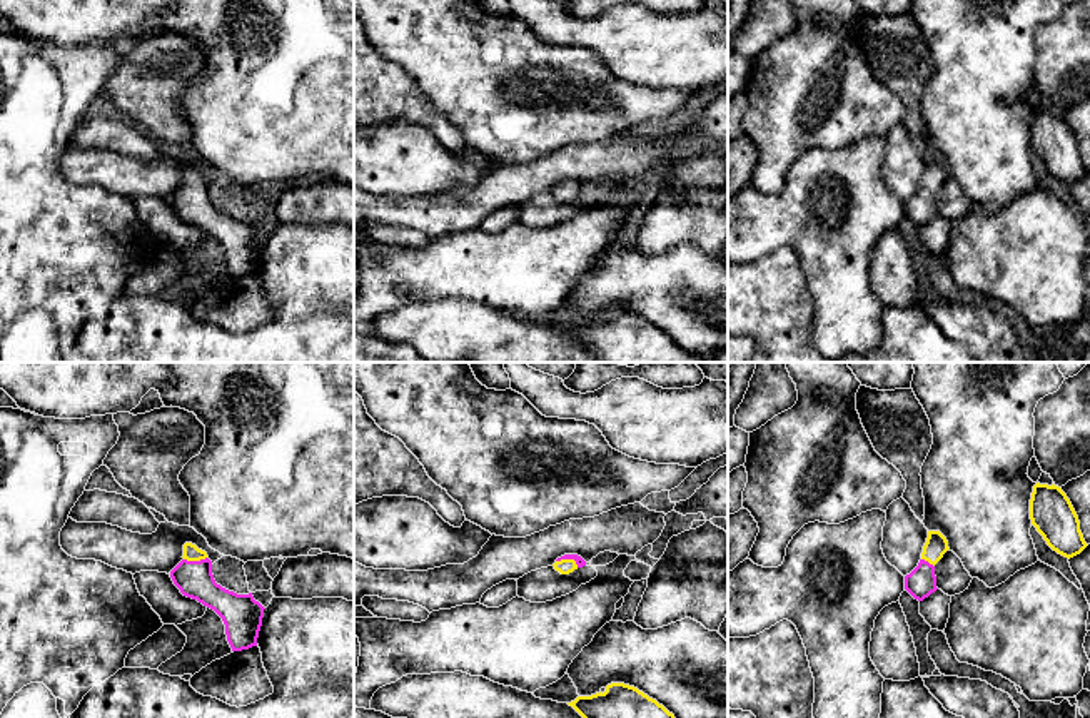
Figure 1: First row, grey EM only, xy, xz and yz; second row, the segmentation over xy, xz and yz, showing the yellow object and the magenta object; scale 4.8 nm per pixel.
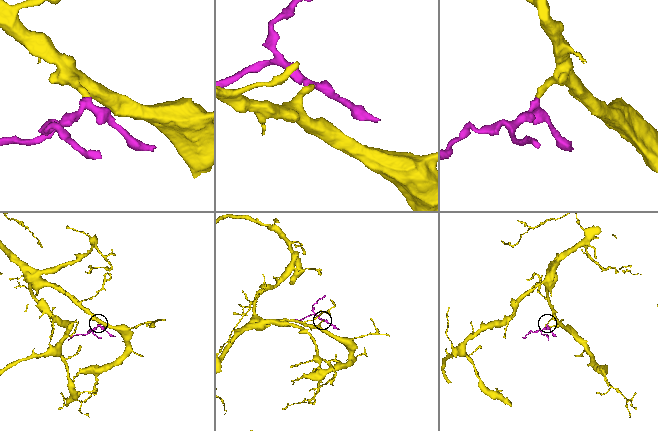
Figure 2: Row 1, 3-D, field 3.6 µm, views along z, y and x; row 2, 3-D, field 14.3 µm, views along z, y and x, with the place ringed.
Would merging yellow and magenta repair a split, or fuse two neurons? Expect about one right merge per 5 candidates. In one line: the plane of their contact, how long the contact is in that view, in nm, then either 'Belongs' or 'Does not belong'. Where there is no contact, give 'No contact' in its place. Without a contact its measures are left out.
Touches yellow in xz. Shared border 120 nm. Belongs

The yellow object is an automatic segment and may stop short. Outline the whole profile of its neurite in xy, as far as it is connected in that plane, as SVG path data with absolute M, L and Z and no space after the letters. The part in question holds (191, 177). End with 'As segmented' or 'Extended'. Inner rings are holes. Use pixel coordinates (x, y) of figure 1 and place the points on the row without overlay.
M185 169L182 184L170 197L170 204L180 219L197 225L222 244L232 277L257 272L265 234L254 225L252 219L237 220L217 210L212 200L212 187L195 170Z. Extended

